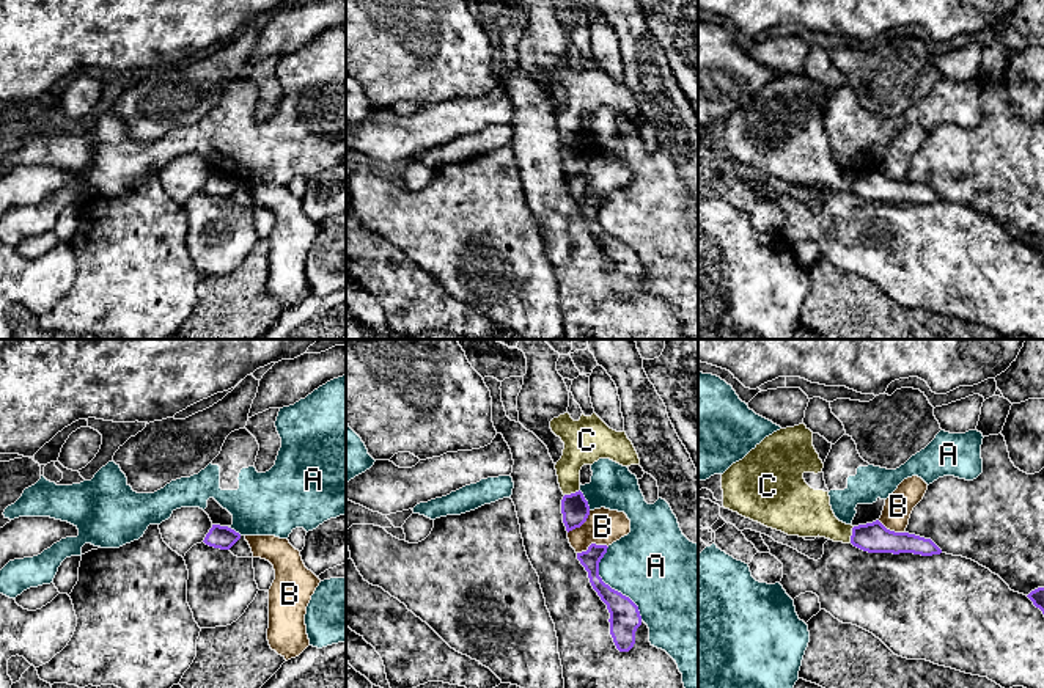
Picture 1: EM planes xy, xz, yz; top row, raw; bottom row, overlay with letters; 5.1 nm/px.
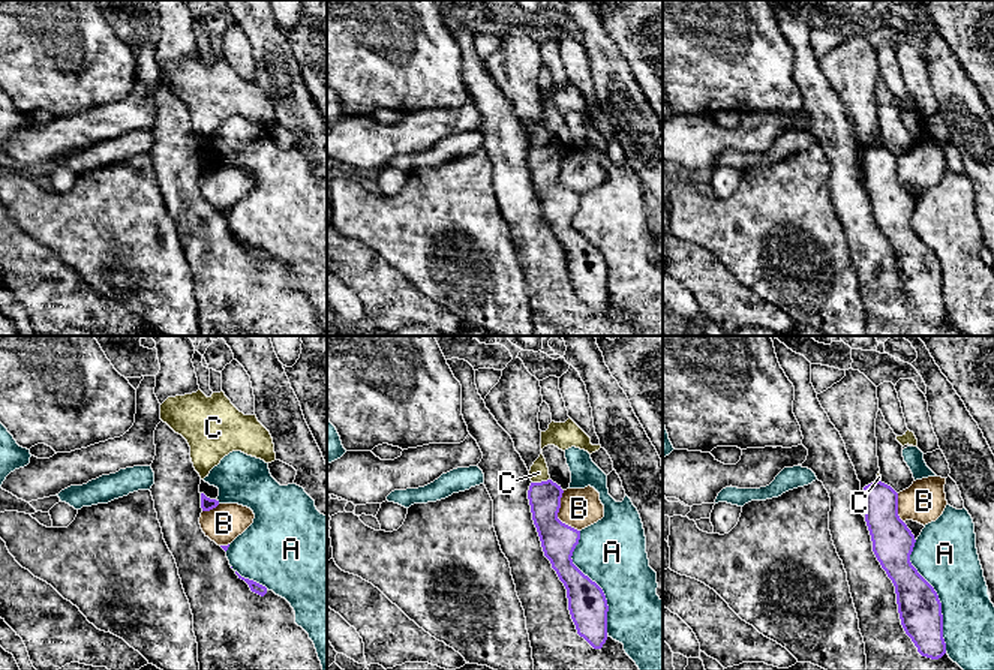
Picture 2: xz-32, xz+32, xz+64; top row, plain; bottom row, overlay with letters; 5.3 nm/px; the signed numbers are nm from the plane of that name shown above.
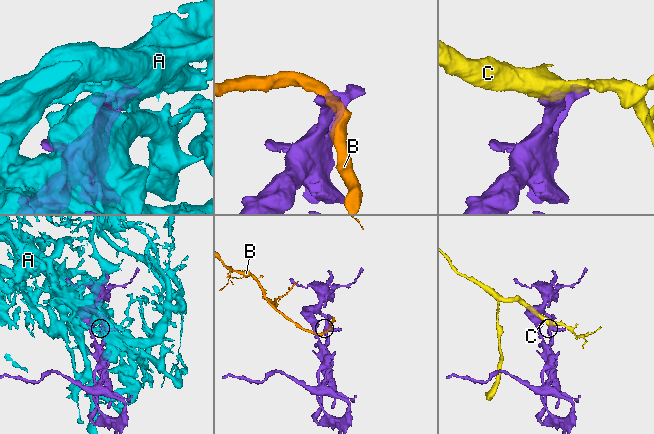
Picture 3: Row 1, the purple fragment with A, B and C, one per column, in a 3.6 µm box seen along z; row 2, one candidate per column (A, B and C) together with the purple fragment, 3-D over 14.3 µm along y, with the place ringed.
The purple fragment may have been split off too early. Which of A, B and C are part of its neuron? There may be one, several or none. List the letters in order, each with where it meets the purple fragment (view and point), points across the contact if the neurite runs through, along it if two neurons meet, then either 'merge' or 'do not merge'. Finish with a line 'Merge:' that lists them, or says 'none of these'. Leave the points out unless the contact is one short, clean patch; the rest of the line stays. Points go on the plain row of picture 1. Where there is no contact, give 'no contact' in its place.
A: contact xz (609, 234); do not merge
B: contact xz (591, 192); border xz (607, 193), (591, 192), (577, 201); do not merge
C: contact xz (571, 142); border xz (579, 137), (565, 143); do not merge
Merge: none of these

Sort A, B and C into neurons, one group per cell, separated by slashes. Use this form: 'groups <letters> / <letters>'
groups A / B / C

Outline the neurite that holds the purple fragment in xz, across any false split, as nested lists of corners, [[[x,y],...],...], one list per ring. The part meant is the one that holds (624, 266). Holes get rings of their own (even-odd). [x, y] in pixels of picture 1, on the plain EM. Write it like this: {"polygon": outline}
{"polygon": [[[591,192],[577,207],[588,220],[590,231],[610,261],[610,283],[619,300],[629,300],[635,292],[635,280],[641,273],[638,254],[621,240],[612,237],[599,225],[599,210],[607,201],[607,193]]]}

